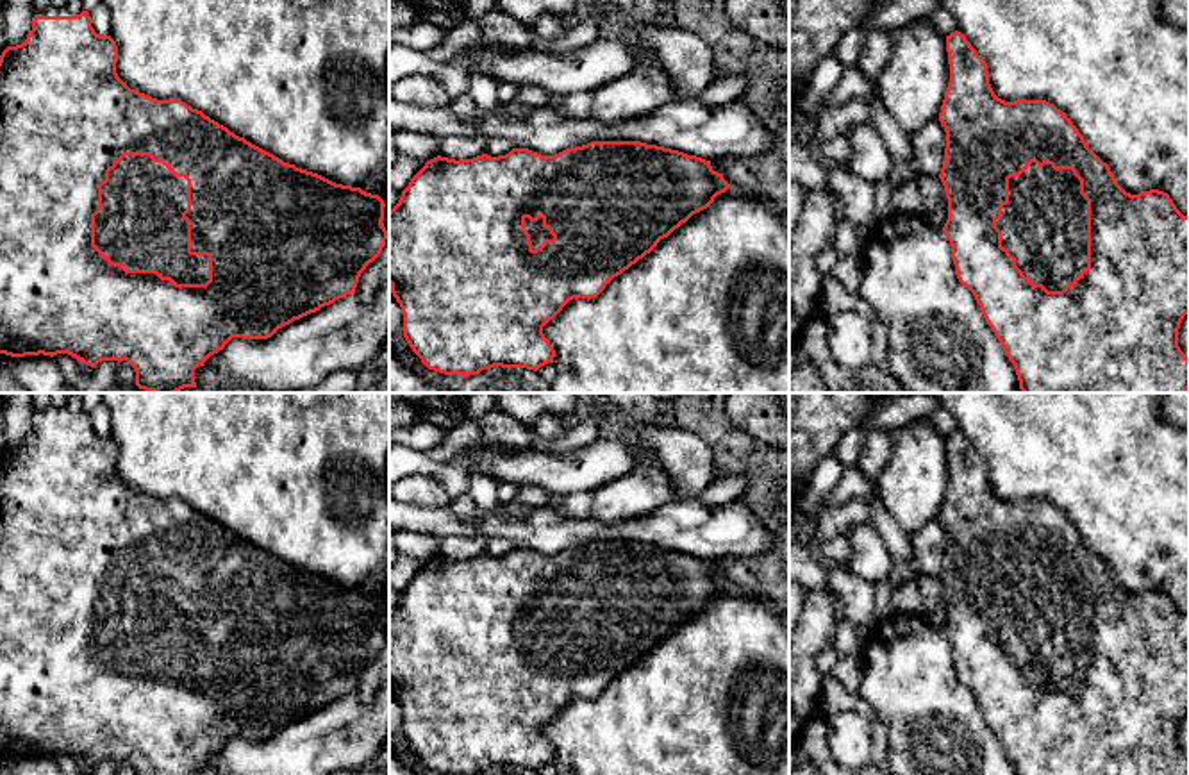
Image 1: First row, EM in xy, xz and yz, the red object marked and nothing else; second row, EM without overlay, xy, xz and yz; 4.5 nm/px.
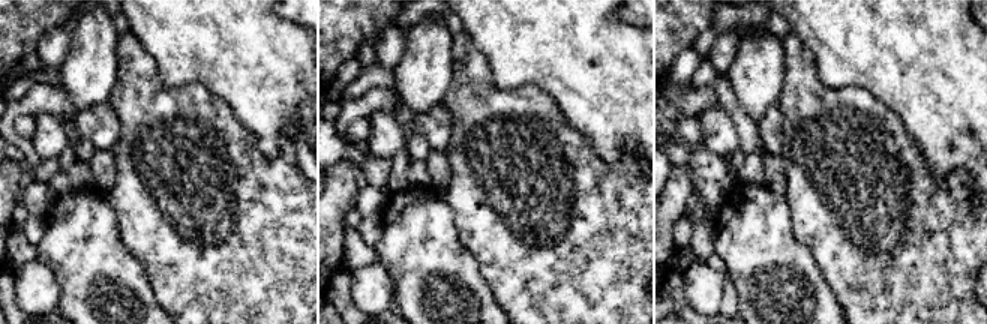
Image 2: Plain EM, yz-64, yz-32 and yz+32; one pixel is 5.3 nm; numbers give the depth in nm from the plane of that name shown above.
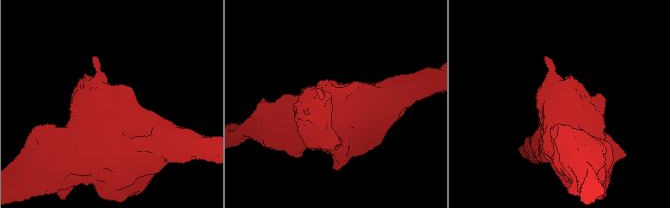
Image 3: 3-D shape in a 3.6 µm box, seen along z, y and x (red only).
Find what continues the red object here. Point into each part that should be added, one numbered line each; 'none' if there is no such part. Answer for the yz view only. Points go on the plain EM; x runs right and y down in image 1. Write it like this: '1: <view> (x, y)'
1: yz (1045, 624)

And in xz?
1: xz (538, 633)

